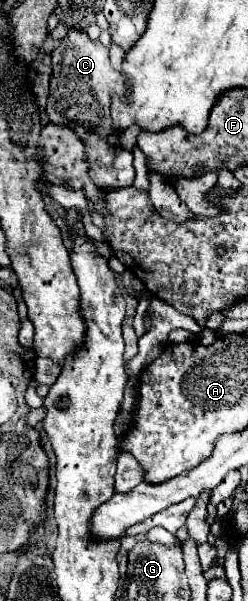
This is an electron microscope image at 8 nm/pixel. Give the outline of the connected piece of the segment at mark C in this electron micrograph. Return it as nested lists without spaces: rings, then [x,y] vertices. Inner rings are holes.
[[[68,29],[60,45],[52,51],[52,77],[46,113],[52,123],[68,123],[78,137],[98,133],[100,137],[116,135],[110,119],[110,91],[122,95],[126,89],[124,77],[110,65],[108,49],[100,41],[92,41],[86,31]]]

